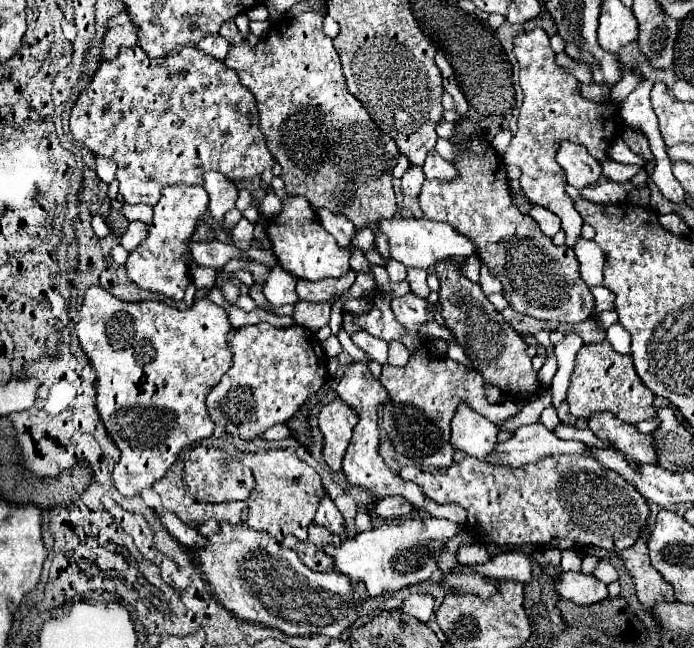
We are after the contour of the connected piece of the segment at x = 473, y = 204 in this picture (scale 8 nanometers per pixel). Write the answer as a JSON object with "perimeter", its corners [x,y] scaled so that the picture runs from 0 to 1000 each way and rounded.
{"perimeter":[[[684,208],[670,230],[664,227],[653,255],[661,264],[659,276],[610,282],[604,301],[610,332],[653,347],[684,375],[690,400],[705,409],[707,421],[725,437],[725,458],[745,483],[805,498],[837,498],[849,492],[857,461],[834,427],[829,390],[820,381],[800,381],[797,372],[774,353],[774,344],[742,319],[731,289],[725,245],[699,211]]]}

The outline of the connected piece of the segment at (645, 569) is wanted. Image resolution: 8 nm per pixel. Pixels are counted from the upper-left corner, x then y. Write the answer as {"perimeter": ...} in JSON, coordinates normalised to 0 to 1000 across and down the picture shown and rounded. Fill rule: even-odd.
{"perimeter":[[[921,829],[915,841],[909,841],[906,847],[898,847],[892,856],[901,869],[901,878],[912,890],[918,921],[932,943],[941,940],[941,934],[950,927],[973,927],[970,906],[961,897],[955,897],[952,884],[941,878],[941,872],[935,869],[929,829]]]}

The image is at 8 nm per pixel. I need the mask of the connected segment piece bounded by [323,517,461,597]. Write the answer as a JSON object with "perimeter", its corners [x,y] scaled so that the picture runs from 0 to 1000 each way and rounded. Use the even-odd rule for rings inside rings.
{"perimeter":[[[581,801],[575,810],[549,810],[517,823],[509,832],[494,835],[488,844],[471,841],[468,856],[480,860],[483,881],[500,887],[506,900],[523,900],[532,921],[546,921],[549,915],[566,915],[586,903],[598,903],[621,894],[630,881],[630,856],[638,841],[664,819],[664,810],[644,801]]]}

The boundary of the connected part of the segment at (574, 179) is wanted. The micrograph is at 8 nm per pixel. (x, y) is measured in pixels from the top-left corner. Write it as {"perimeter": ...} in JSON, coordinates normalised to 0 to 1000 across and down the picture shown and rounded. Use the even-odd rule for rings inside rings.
{"perimeter":[[[823,218],[808,221],[803,233],[803,252],[811,258],[817,282],[829,292],[854,285],[866,273],[863,248],[854,245],[840,224],[831,224]]]}

